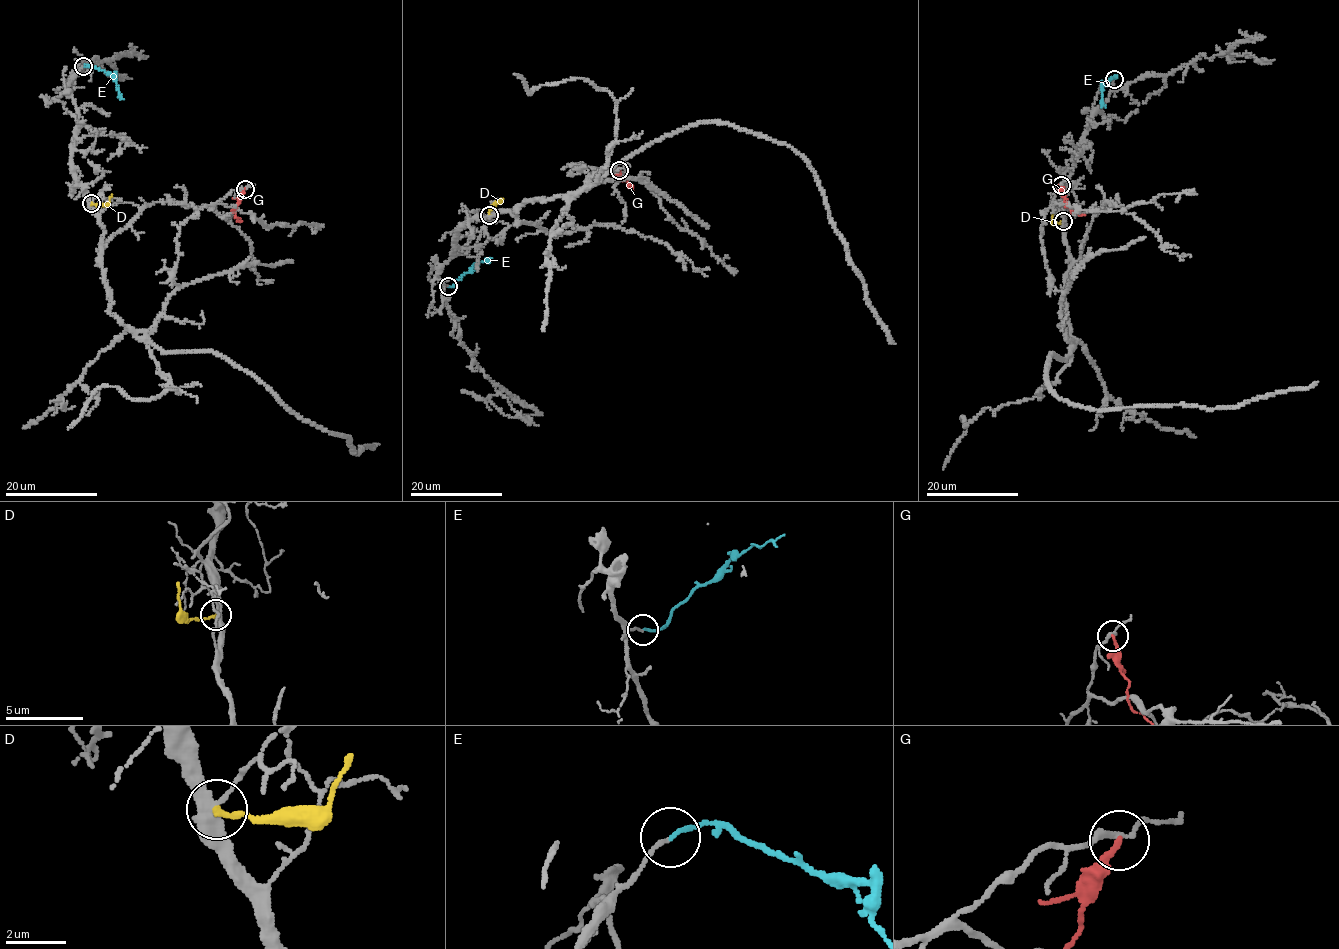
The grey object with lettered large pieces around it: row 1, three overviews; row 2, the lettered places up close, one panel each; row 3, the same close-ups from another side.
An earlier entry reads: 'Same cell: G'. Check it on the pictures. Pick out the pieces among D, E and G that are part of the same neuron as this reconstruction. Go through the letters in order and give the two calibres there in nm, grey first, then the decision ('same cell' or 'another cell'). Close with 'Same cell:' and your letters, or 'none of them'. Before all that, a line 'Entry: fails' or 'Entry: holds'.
Entry: fails
D: calibres 320 and 180 nm; another cell
E: calibres 120 and 150 nm; same cell
G: calibres 190 and 200 nm; another cell
Same cell: E

